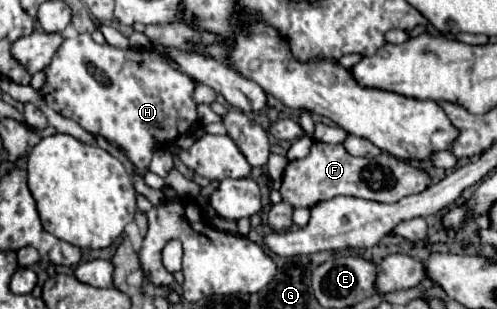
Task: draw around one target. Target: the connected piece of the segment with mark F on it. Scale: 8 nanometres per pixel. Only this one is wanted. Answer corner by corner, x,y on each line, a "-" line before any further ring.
313,143
311,153
303,159
289,161
283,171
281,181
281,201
275,203
267,215
267,223
273,231
285,231
293,227
293,209
299,207
313,207
321,201
329,201
339,195
351,195
361,199
371,199
379,203
397,203
399,199
421,193
429,185
429,175
407,161
401,161
389,153
365,159
365,157
353,157
345,151
343,145
329,145
329,143

